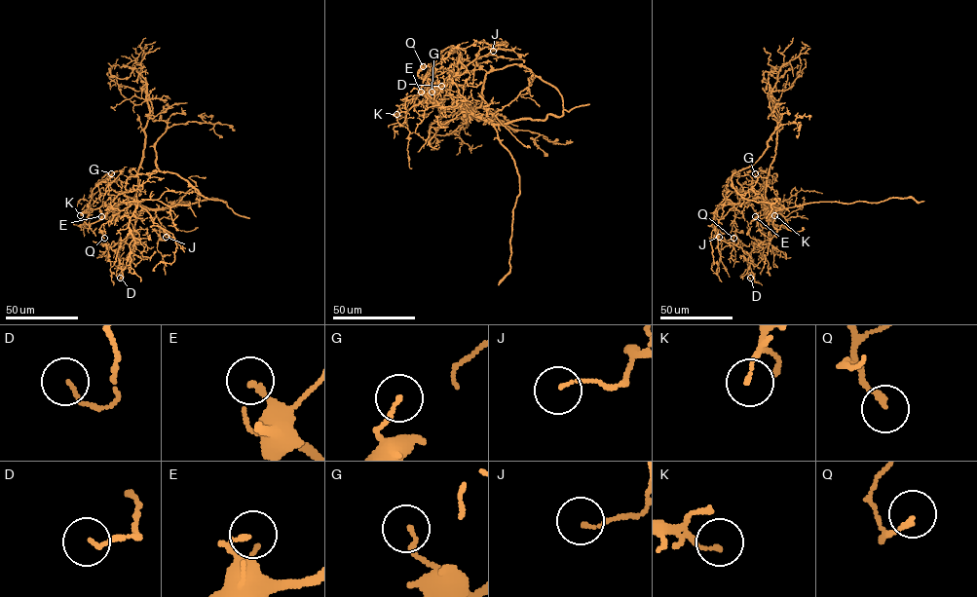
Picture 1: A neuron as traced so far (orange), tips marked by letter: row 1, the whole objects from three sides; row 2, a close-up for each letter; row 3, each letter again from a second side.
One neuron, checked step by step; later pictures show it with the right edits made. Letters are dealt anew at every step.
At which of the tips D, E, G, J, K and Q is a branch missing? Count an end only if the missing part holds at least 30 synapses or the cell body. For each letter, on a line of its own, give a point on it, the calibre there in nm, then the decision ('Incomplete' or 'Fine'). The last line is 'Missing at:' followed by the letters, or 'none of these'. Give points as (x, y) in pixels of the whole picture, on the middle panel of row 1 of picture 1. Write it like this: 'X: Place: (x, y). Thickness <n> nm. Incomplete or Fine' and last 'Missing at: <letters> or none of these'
D: Place: (441, 86). Thickness 90 nm. Fine
E: Place: (421, 92). Thickness 160 nm. Fine
G: Place: (432, 92). Thickness 110 nm. Fine
J: Place: (493, 51). Thickness 80 nm. Fine
K: Place: (396, 114). Thickness 120 nm. Fine
Q: Place: (423, 66). Thickness 180 nm. Fine
Missing at: none of these

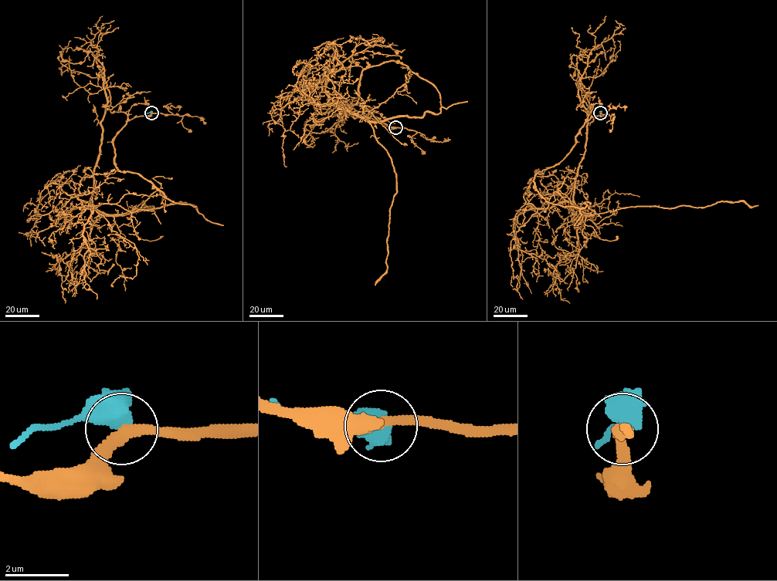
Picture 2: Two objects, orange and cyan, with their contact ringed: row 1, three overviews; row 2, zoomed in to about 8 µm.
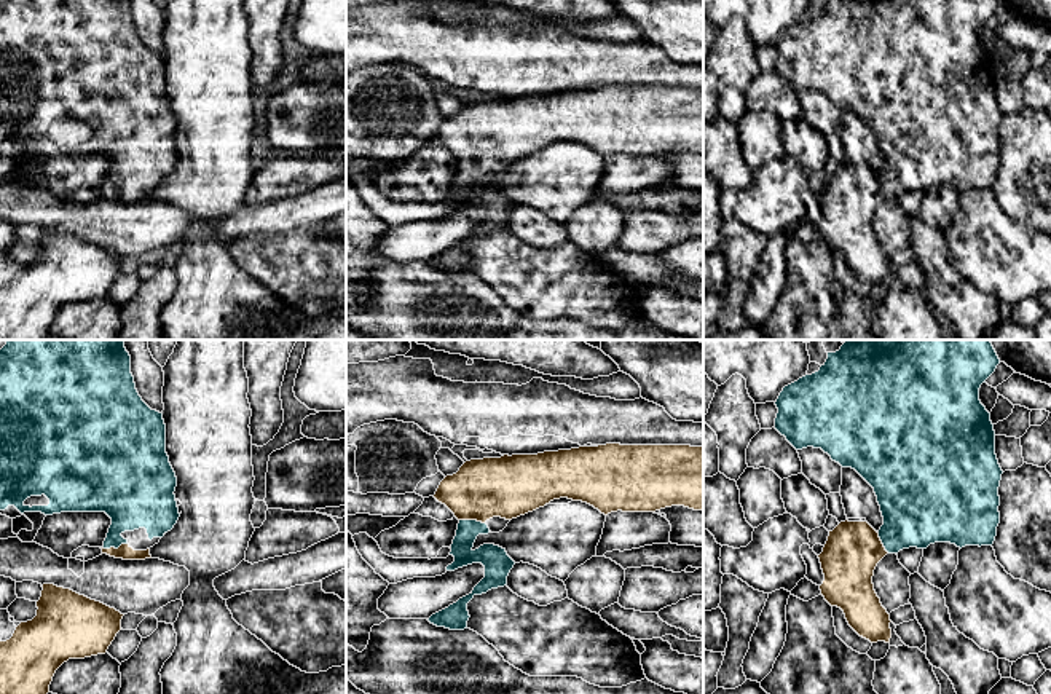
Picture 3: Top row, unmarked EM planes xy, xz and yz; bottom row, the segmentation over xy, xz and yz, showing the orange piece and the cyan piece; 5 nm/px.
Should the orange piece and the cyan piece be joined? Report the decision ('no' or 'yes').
yes

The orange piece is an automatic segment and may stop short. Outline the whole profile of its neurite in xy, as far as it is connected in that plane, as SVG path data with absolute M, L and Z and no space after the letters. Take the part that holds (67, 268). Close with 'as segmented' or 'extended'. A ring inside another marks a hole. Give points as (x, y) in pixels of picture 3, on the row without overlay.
M54 227L41 230L37 258L21 265L10 282L0 284L0 340L46 340L64 305L105 297L121 273L124 257L115 250Z | as segmented

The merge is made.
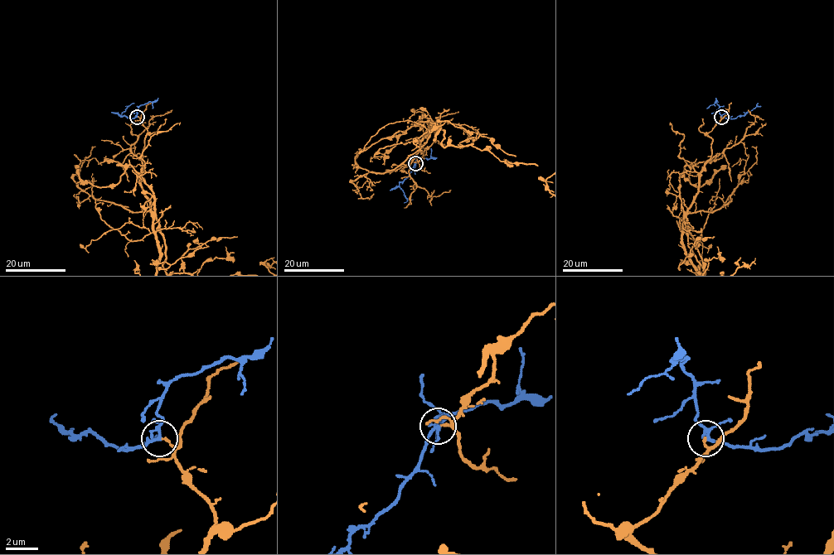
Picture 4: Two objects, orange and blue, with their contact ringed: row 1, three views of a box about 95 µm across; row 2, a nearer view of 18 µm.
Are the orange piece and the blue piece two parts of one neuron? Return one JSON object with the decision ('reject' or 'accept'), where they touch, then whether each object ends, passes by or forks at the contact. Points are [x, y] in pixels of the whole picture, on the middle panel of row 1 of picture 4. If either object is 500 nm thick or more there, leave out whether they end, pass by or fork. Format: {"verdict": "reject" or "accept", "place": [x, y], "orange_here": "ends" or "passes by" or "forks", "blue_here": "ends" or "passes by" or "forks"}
{"verdict": "reject", "place": [415, 163], "orange_here": "ends", "blue_here": "forks"}

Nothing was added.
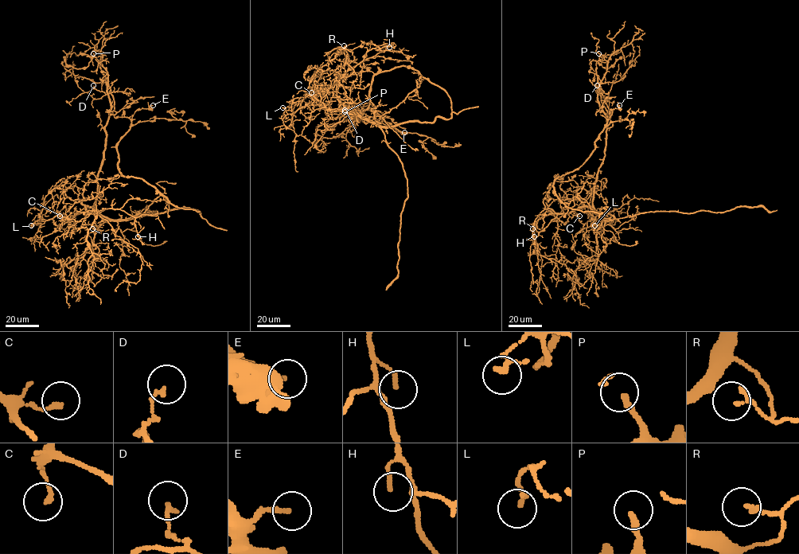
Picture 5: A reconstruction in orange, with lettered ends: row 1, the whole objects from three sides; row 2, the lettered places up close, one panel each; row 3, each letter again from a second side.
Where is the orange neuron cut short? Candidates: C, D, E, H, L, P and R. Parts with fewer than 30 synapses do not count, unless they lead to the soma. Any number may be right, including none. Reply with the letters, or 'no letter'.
P

